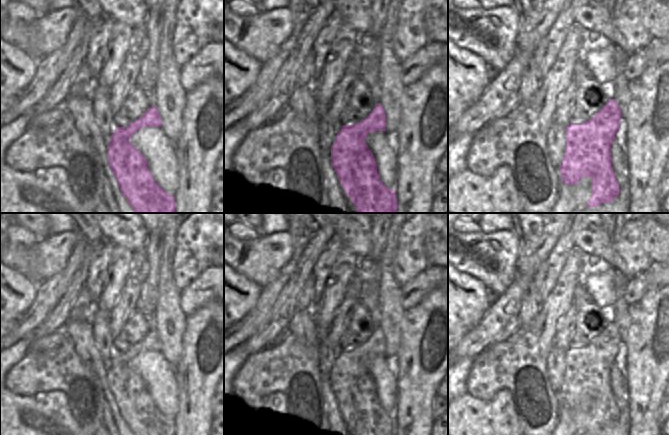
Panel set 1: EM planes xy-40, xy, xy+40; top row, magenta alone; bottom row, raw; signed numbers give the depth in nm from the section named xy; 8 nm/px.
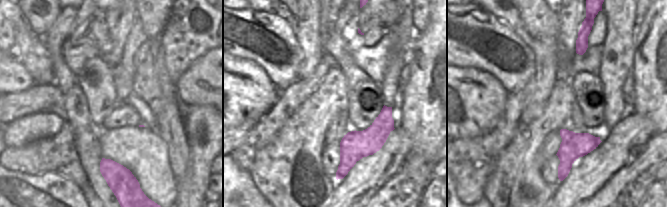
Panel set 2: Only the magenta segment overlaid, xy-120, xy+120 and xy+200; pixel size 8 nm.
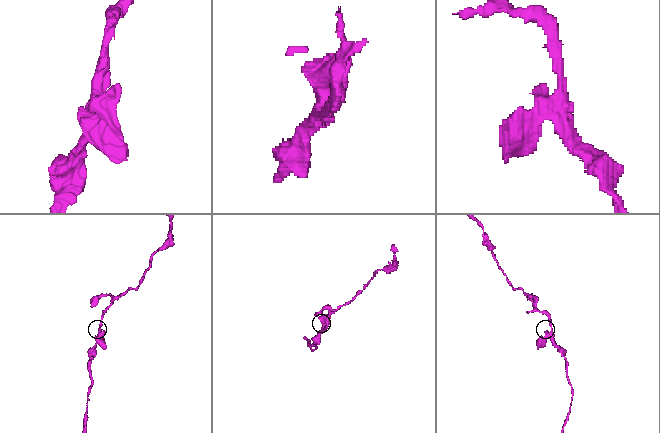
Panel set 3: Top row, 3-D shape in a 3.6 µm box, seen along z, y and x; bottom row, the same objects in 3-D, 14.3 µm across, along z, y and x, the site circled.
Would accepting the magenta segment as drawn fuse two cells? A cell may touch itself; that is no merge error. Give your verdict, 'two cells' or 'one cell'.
one cell

